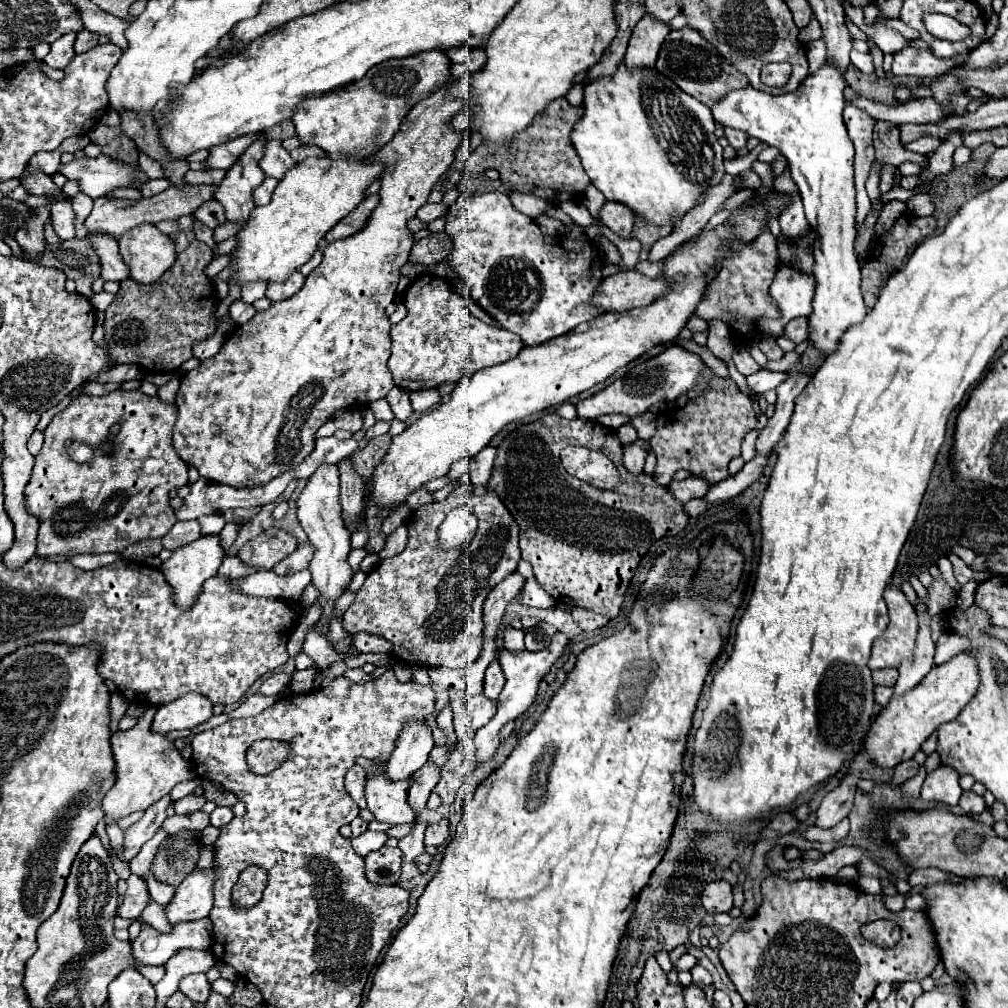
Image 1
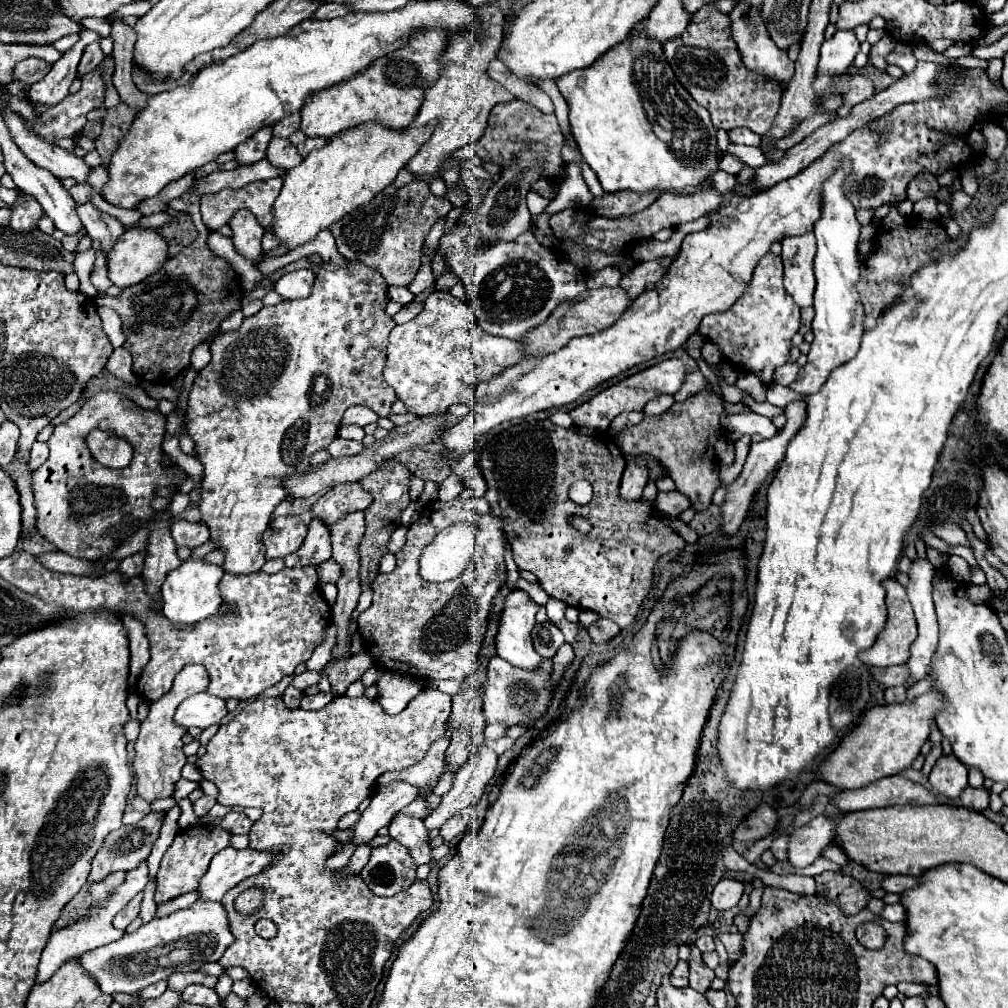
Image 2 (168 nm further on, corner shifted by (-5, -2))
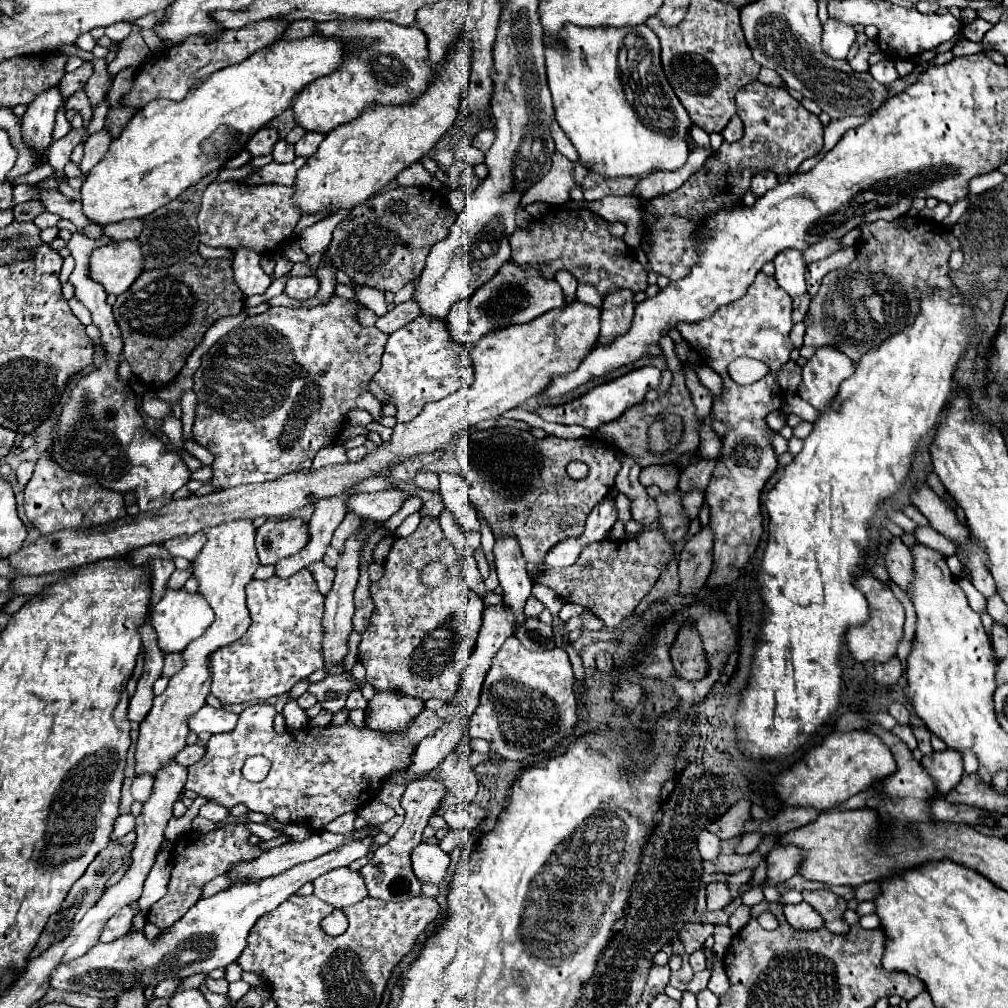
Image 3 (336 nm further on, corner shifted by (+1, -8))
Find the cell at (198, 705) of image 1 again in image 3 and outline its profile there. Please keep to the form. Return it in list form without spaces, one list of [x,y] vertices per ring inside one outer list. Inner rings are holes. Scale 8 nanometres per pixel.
[[[203,706],[199,712],[195,712],[189,718],[189,730],[195,732],[211,732],[211,734],[221,734],[229,732],[237,726],[239,714],[225,710],[225,708],[213,708],[213,706]]]

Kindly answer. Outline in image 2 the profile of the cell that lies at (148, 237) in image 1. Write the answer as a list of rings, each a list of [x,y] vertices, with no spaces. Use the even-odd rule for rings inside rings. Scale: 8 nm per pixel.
[[[129,228],[119,238],[119,242],[113,246],[113,250],[107,256],[107,268],[109,268],[109,280],[119,286],[127,288],[133,284],[139,284],[143,278],[147,278],[151,272],[159,272],[163,264],[167,262],[167,242],[163,236],[159,236],[155,230],[143,230],[143,228]]]

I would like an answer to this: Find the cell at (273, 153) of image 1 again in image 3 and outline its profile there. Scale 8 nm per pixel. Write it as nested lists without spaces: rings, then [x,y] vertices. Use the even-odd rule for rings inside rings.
[[[279,140],[273,148],[273,160],[275,162],[293,162],[295,160],[295,148],[293,144],[285,142],[285,140]]]

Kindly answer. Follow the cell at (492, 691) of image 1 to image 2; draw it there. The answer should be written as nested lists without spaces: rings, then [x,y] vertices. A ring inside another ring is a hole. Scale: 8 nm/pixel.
[[[499,656],[491,658],[491,664],[487,666],[487,686],[483,694],[483,712],[487,722],[507,722],[509,726],[527,722],[529,726],[535,726],[535,722],[545,714],[545,708],[551,700],[551,692],[547,690],[547,682],[553,672],[551,660],[543,664],[543,668],[535,672],[527,672],[521,668],[513,668],[509,662],[501,660]]]

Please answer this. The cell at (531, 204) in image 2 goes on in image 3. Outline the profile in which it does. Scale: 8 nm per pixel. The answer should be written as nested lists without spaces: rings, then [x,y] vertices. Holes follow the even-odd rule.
[[[559,152],[553,154],[553,166],[541,182],[533,184],[527,194],[521,200],[521,206],[525,208],[531,202],[547,202],[548,205],[564,206],[571,200],[571,188],[575,188],[573,180],[573,162],[561,156]]]

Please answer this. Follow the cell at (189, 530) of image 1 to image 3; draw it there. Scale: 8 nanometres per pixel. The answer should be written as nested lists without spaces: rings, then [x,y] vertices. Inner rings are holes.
[[[203,532],[199,534],[193,534],[189,538],[173,538],[169,542],[165,542],[165,548],[171,552],[171,556],[181,556],[181,558],[187,558],[187,560],[195,560],[197,554],[201,552],[201,548],[205,546],[207,538]]]

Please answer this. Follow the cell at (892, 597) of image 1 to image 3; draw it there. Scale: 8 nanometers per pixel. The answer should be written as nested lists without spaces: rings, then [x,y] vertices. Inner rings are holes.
[[[861,574],[853,580],[853,584],[865,594],[867,602],[869,602],[869,620],[863,626],[851,626],[847,630],[847,644],[851,650],[851,656],[857,662],[887,662],[895,656],[897,644],[903,636],[903,622],[905,622],[905,610],[901,606],[901,602],[893,596],[891,588],[887,584],[883,584],[881,580],[877,580],[875,576],[867,576]]]

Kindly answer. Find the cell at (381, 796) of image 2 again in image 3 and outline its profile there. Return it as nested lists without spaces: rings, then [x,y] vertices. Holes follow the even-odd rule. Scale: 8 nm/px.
[[[369,834],[369,838],[359,838],[353,844],[349,842],[347,846],[331,850],[329,854],[323,854],[311,862],[297,864],[285,870],[285,874],[269,876],[261,882],[235,884],[229,890],[219,892],[211,898],[201,898],[179,922],[175,922],[167,932],[161,932],[157,942],[149,942],[143,932],[135,932],[133,936],[121,936],[109,944],[97,944],[81,958],[57,966],[57,970],[53,970],[51,974],[49,986],[95,998],[117,998],[123,990],[131,988],[133,982],[143,982],[145,986],[151,986],[173,976],[187,978],[199,972],[225,968],[227,964],[235,962],[237,954],[245,950],[247,936],[253,924],[263,914],[277,908],[303,884],[313,882],[317,876],[341,866],[349,866],[357,858],[367,856],[373,838],[375,834]]]

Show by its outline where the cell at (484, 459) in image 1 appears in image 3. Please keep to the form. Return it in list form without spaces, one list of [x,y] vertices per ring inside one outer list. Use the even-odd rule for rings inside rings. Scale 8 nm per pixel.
[[[443,472],[439,494],[443,498],[445,508],[453,514],[453,518],[459,524],[461,530],[479,532],[477,512],[475,512],[475,508],[471,506],[471,500],[469,500],[469,486],[467,486],[467,482],[463,480],[461,474]]]

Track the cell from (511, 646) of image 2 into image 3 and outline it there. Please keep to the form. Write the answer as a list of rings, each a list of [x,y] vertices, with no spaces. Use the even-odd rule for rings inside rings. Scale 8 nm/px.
[[[503,534],[495,538],[493,554],[495,554],[495,570],[499,576],[499,584],[505,590],[503,602],[513,610],[517,626],[521,626],[525,620],[523,606],[531,596],[533,580],[527,574],[525,558],[521,554],[521,548],[517,546],[517,538],[513,538],[513,534]]]

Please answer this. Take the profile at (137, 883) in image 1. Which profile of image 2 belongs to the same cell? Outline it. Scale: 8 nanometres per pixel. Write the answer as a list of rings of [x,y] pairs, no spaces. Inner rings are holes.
[[[139,892],[139,896],[135,896],[123,910],[117,912],[117,916],[113,918],[113,926],[119,928],[119,930],[125,930],[125,928],[139,916],[141,900],[143,900],[143,892]]]

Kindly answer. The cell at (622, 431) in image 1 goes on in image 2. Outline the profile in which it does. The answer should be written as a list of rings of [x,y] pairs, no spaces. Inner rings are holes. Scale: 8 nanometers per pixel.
[[[705,388],[685,402],[675,402],[661,416],[645,416],[645,420],[629,430],[617,434],[615,444],[623,454],[655,456],[669,476],[675,480],[679,492],[687,494],[697,512],[711,504],[713,492],[721,486],[719,462],[715,456],[715,442],[721,438],[721,416],[725,414],[725,398],[713,388]]]

